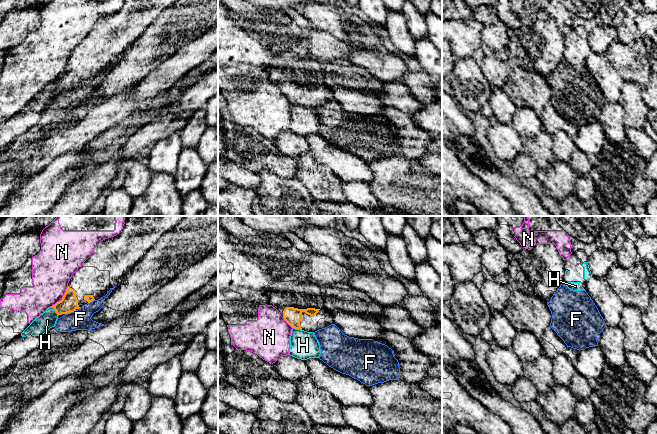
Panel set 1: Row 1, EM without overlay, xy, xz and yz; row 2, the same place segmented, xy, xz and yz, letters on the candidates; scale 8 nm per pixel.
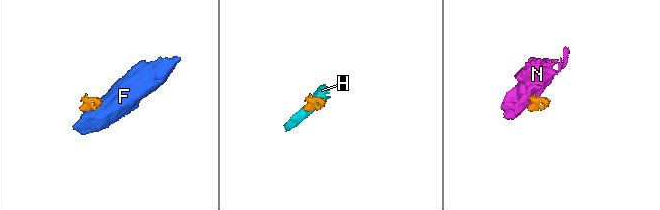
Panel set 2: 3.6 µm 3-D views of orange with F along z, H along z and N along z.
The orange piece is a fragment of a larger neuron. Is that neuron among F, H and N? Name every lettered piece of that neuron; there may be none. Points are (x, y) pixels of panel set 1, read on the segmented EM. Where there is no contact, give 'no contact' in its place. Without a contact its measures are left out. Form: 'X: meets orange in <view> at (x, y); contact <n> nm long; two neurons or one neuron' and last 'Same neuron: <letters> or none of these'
F: meets orange in xy at (70, 312); contact 100 nm long; two neurons
H: meets orange in xz at (297, 328); contact 80 nm long; two neurons
N: meets orange in xy at (62, 298); contact 220 nm long; two neurons
Same neuron: none of these

